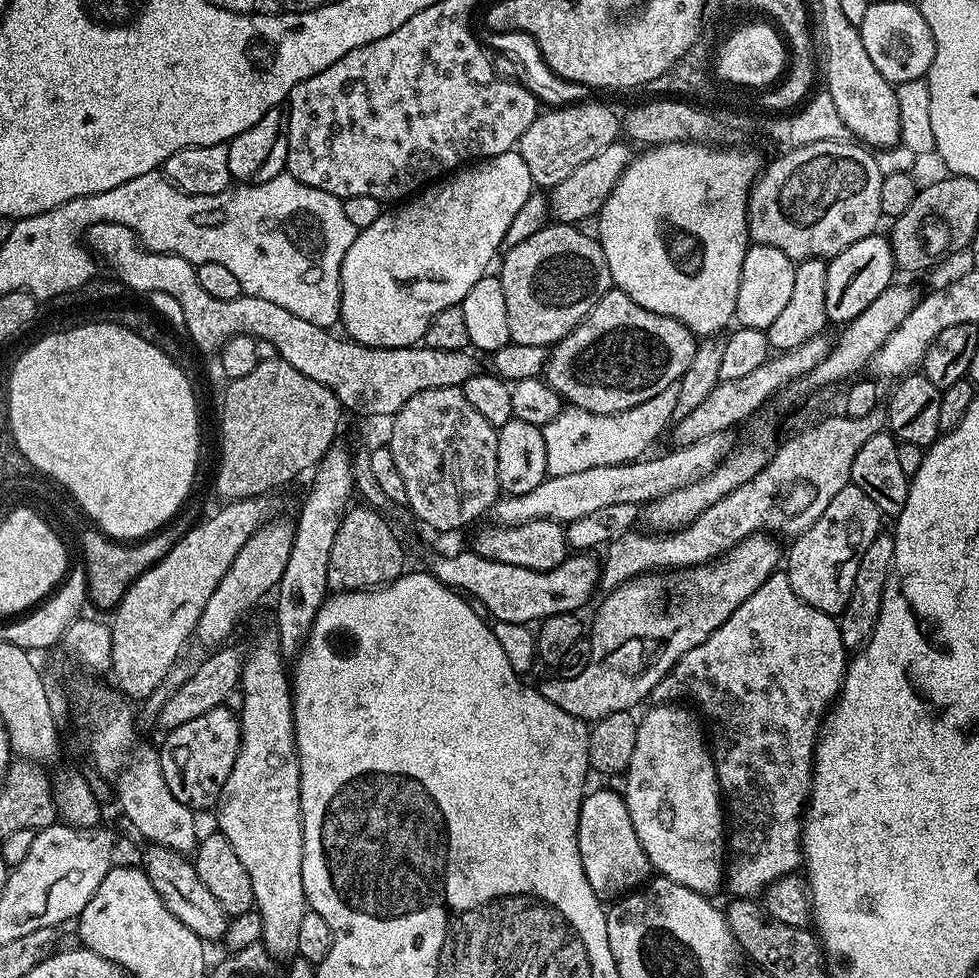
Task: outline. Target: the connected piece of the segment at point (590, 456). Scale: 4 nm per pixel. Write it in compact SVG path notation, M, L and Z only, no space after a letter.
M679 383L666 386L662 394L634 406L630 410L620 413L619 416L606 414L590 414L581 408L565 407L557 414L555 421L546 428L548 444L548 476L561 476L562 474L578 474L578 470L590 470L594 466L614 466L615 464L631 464L643 457L644 452L666 429L673 423L674 406L678 406Z

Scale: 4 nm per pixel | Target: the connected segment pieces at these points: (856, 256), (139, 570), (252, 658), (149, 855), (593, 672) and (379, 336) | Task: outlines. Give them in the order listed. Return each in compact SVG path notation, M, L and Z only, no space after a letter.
M873 234L846 246L841 253L828 260L826 270L826 314L833 325L850 323L858 314L882 294L893 283L892 272L897 271L896 259L892 253L892 242L887 235Z
M194 510L185 512L173 529L156 536L156 540L148 540L148 544L142 545L133 552L128 548L117 548L116 545L104 544L104 540L98 539L97 536L88 536L88 553L82 558L82 567L88 583L88 600L96 603L100 608L115 609L126 594L128 587L139 576L146 574L148 568L157 564L188 533L188 529L197 523L197 520L197 512Z
M268 626L256 636L256 641L252 644L252 649L244 652L244 665L240 675L239 690L242 694L243 703L238 709L240 717L240 749L234 758L234 768L230 770L230 778L226 778L226 786L222 786L222 794L218 798L214 809L216 815L215 827L234 846L234 854L238 854L238 859L242 861L242 867L246 874L250 874L250 886L254 890L254 911L262 918L262 934L260 939L264 949L274 957L277 962L288 962L296 956L298 950L298 930L302 923L302 914L306 914L310 909L308 899L302 886L302 818L300 817L300 759L296 753L296 735L294 734L294 718L292 717L292 685L290 683L289 671L285 668L286 658L280 649L280 639L275 627Z
M152 844L146 848L148 849L144 852L142 867L150 878L150 886L158 890L158 898L166 902L166 910L170 910L170 914L174 914L174 918L178 918L178 922L182 922L186 930L190 930L201 940L219 941L228 929L230 917L222 910L218 898L214 898L214 894L206 890L202 878L198 878L195 863L187 855L175 852L172 848L164 848L158 844Z
M757 534L746 538L740 544L735 544L729 552L724 553L724 555L708 564L699 564L696 568L682 568L665 572L660 570L645 572L643 576L635 576L634 579L626 581L625 584L619 584L616 588L611 589L605 595L608 597L601 602L600 609L597 610L596 617L592 620L592 628L590 624L590 662L586 662L586 670L582 670L582 674L578 674L578 678L566 678L565 680L553 678L553 680L546 681L545 684L541 683L539 689L546 698L546 702L554 702L554 706L558 706L558 710L566 710L566 714L574 714L574 718L585 722L595 722L615 712L626 712L635 709L634 706L639 700L644 700L647 696L651 697L655 693L658 682L662 682L662 678L668 676L668 672L680 661L682 654L690 654L690 650L694 650L694 646L706 642L706 638L710 633L718 630L718 626L722 626L722 622L726 622L726 618L730 618L730 614L734 614L734 610L738 610L738 606L742 606L742 602L746 602L746 598L750 598L750 594L754 594L781 567L782 548L780 552L779 542L781 543L775 535Z
M513 150L506 154L489 156L487 160L477 160L471 166L461 167L427 185L419 194L389 207L392 208L389 212L388 209L381 211L378 222L373 222L371 226L357 231L354 242L350 242L350 246L346 250L346 258L342 258L339 323L344 324L345 330L348 331L345 332L347 339L354 340L357 344L364 344L367 348L411 348L419 345L426 334L426 326L430 326L430 322L434 322L434 314L442 314L442 310L455 304L461 304L466 298L466 294L470 294L470 286L474 286L474 282L478 282L478 278L489 275L491 268L488 267L491 266L492 259L494 259L494 264L498 253L504 248L504 235L506 230L510 230L510 222L513 220L514 214L518 214L522 202L526 202L526 198L530 198L533 190L530 169L526 167L526 162L522 162L519 151Z

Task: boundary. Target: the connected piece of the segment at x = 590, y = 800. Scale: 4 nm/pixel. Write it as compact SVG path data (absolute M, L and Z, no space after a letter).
M601 786L587 793L580 807L578 818L578 850L582 854L582 870L586 870L586 882L601 898L619 898L635 892L653 875L646 850L634 832L627 802L623 795Z

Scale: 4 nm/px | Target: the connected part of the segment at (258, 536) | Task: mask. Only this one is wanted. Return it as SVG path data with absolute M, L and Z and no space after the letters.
M272 518L248 539L246 546L242 546L242 550L238 550L230 570L226 570L214 594L210 594L196 623L194 640L197 640L202 647L208 648L204 650L215 650L221 647L227 641L224 639L235 630L236 623L243 618L244 614L268 591L271 593L279 585L282 570L286 570L286 562L290 562L290 550L295 533L295 527L289 521L287 524L284 520Z

